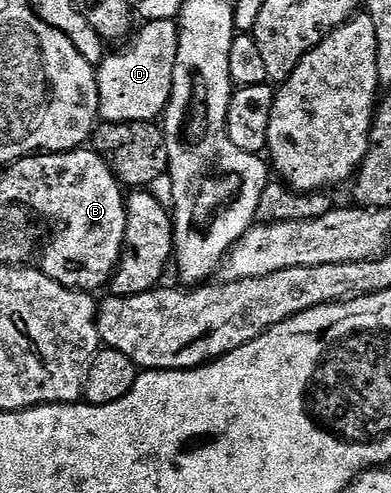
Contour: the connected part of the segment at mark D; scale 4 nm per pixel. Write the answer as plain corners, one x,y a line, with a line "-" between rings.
168,19
145,23
142,28
132,36
126,51
106,54
96,68
99,115
106,123
152,123
164,116
175,77
179,27

